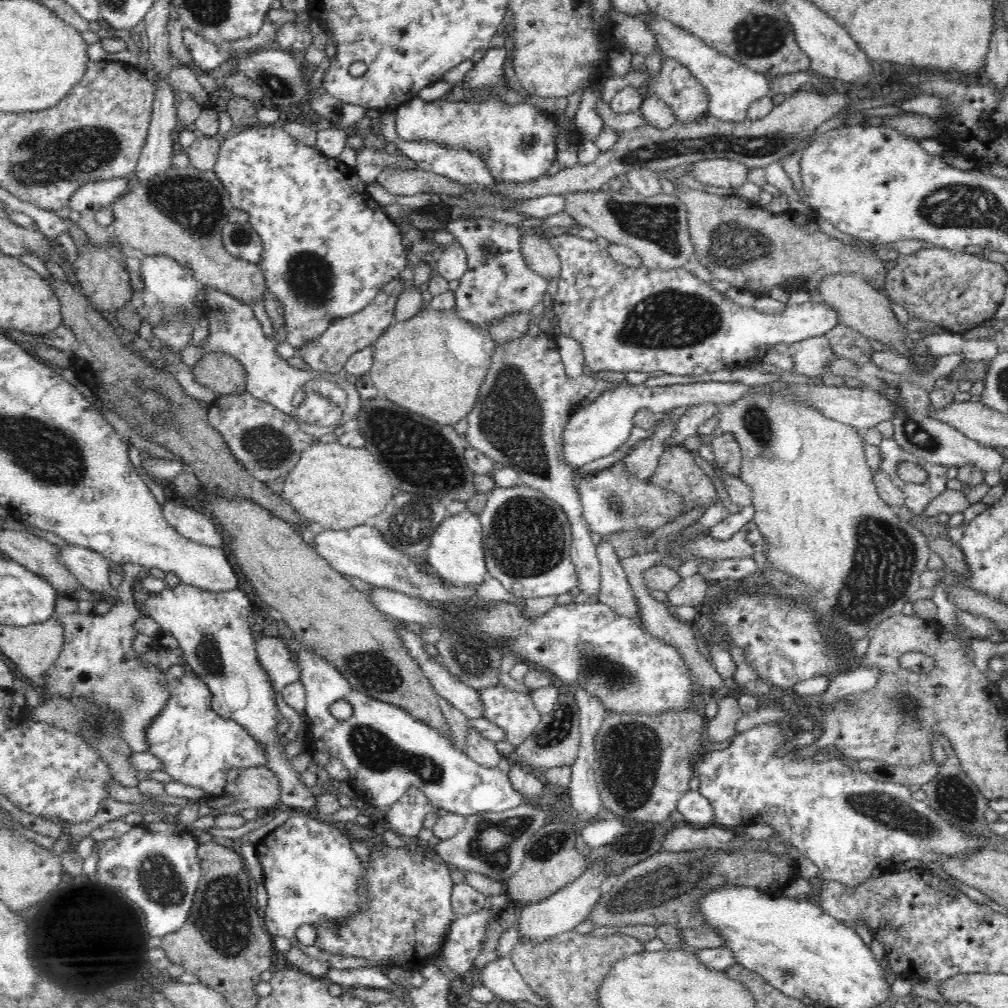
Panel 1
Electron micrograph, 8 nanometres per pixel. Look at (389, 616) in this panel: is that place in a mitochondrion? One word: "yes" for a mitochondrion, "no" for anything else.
no

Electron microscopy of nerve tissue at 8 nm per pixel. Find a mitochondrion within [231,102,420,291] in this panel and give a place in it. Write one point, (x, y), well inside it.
(337, 114)

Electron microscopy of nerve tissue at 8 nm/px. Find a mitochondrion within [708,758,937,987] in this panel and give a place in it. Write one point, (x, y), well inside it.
(788, 973)

